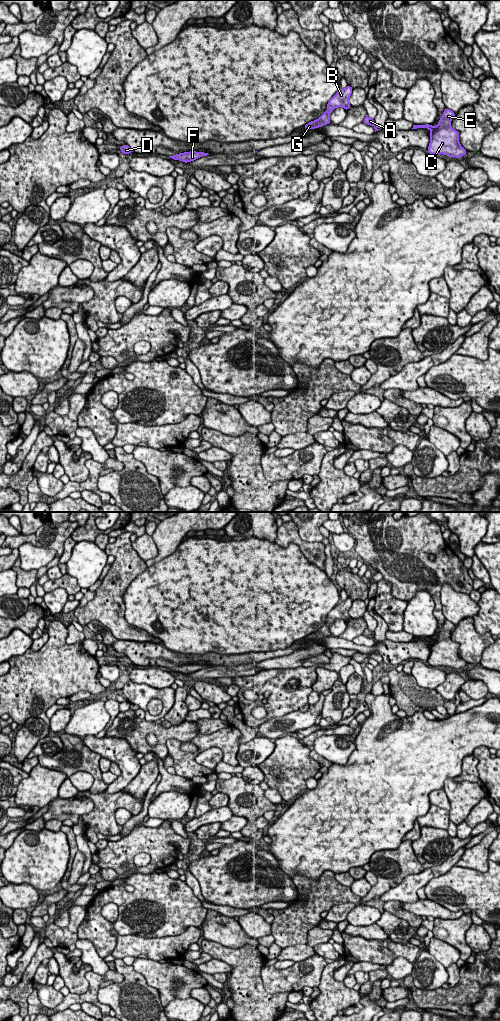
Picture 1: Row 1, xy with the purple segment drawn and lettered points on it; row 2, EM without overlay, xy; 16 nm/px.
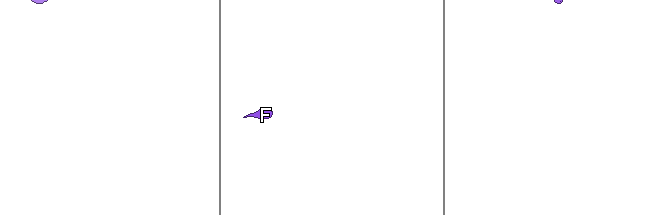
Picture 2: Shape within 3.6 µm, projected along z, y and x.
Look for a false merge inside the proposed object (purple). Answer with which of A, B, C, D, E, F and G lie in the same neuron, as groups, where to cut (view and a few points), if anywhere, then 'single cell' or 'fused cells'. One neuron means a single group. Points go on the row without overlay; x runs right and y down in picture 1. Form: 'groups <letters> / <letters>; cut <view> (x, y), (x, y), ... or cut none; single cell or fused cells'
groups A B C D E F G; cut none; single cell

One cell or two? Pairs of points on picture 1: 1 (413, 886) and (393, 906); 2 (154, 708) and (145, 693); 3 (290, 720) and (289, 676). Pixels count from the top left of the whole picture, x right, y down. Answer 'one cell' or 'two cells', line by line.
1: two cells
2: two cells
3: two cells

